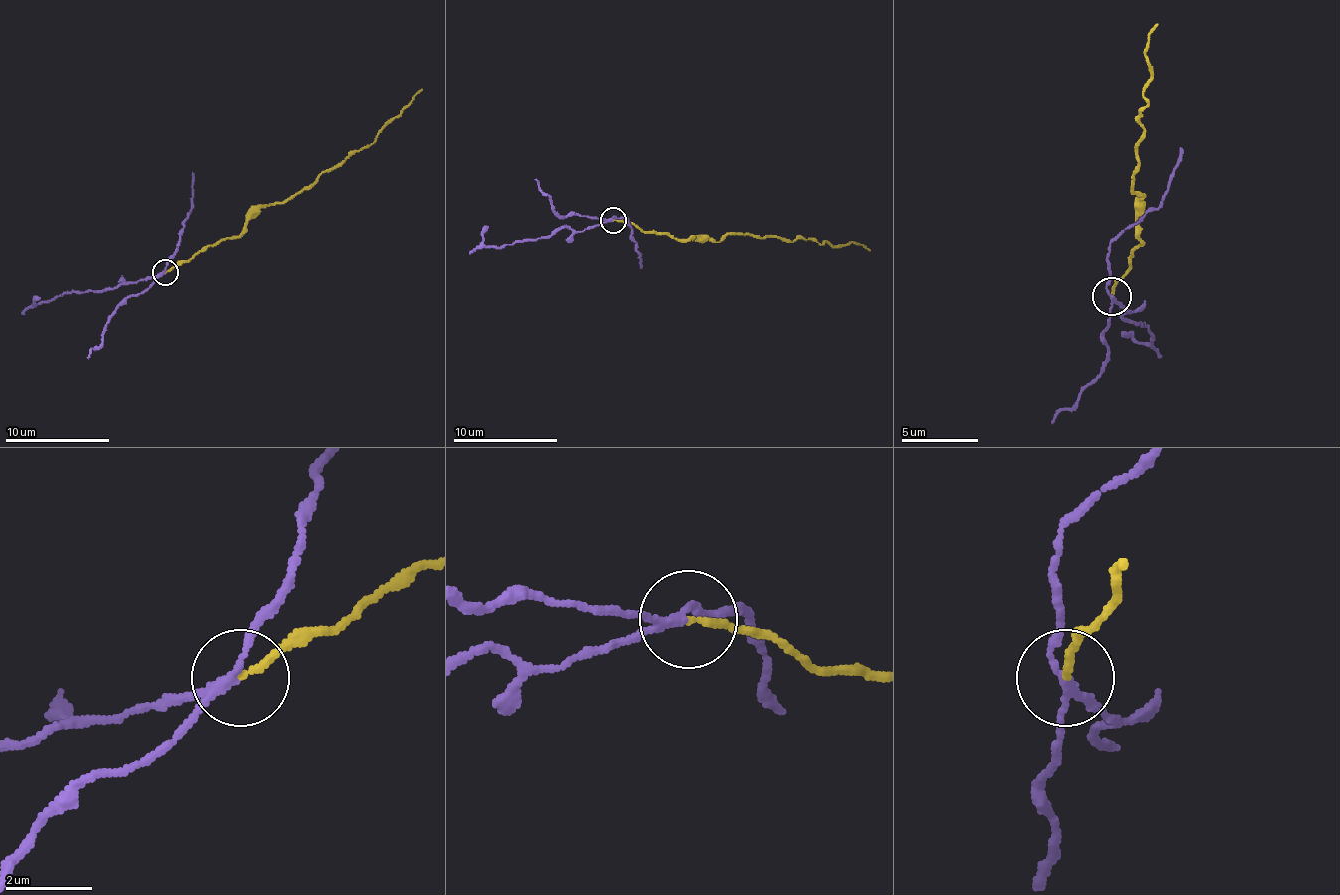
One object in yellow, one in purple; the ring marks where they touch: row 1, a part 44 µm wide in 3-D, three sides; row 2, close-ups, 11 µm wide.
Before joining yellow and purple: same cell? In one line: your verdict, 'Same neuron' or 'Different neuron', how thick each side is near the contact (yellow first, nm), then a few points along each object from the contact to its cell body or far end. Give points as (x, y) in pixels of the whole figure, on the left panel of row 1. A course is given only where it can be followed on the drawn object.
Different neuron. Thickness 160 nm (yellow) against 160 nm. Course of yellow: (165, 272), (189, 261), (197, 253), (236, 238), (262, 207), (293, 199), (322, 173), (369, 147), (421, 89). Course of purple: (165, 274), (98, 290), (66, 293), (35, 303), (38, 295)

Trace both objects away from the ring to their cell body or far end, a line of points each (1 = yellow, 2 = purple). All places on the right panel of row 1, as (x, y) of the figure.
1: (1111, 295), (1142, 245), (1142, 198), (1146, 195), (1134, 187), (1142, 109), (1149, 79), (1146, 48), (1157, 24)
2: (1111, 299), (1130, 310), (1122, 318), (1138, 322), (1153, 338), (1146, 341), (1122, 330)

